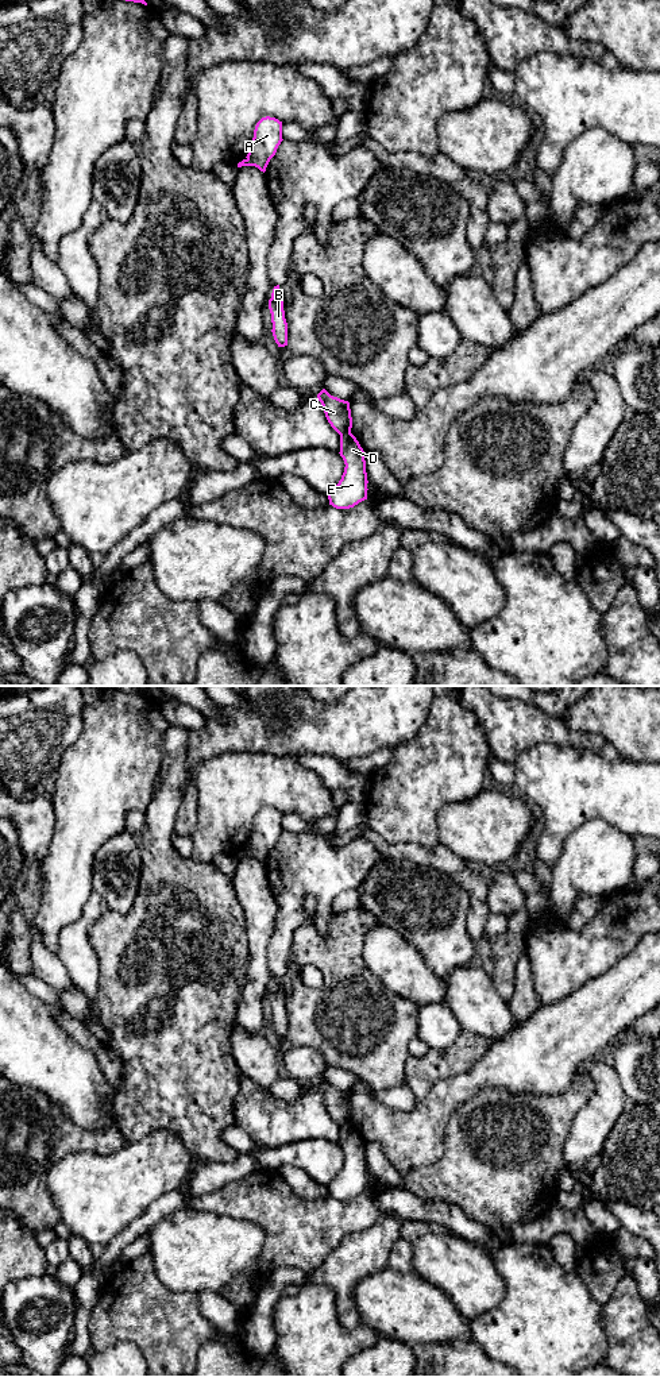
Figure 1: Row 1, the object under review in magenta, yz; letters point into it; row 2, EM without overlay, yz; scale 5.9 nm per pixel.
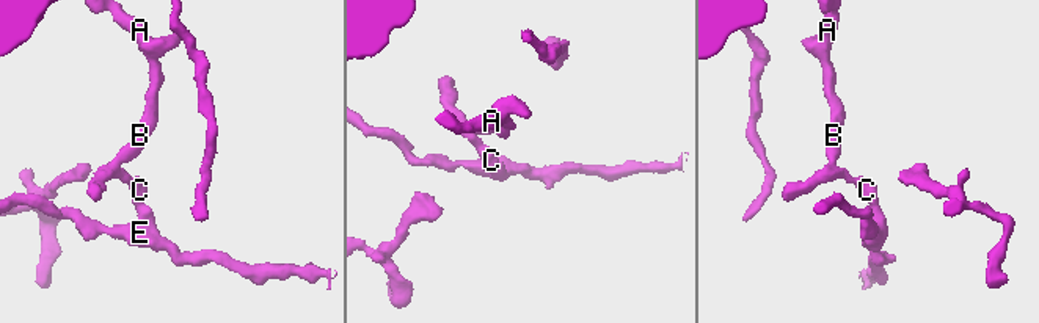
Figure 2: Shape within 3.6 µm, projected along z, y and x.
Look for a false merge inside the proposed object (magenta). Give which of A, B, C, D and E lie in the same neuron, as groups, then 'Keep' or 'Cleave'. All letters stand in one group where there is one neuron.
Groups: A B C / D E. Cleave

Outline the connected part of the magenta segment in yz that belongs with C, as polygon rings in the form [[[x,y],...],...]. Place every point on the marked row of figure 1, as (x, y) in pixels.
[[[325,389],[317,394],[323,405],[325,417],[331,427],[341,436],[350,435],[352,428],[352,417],[350,402],[331,396]]]

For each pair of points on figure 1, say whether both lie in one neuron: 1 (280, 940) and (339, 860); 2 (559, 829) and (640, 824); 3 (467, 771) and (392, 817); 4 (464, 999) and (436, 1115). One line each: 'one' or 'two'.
1: one
2: one
3: one
4: two

